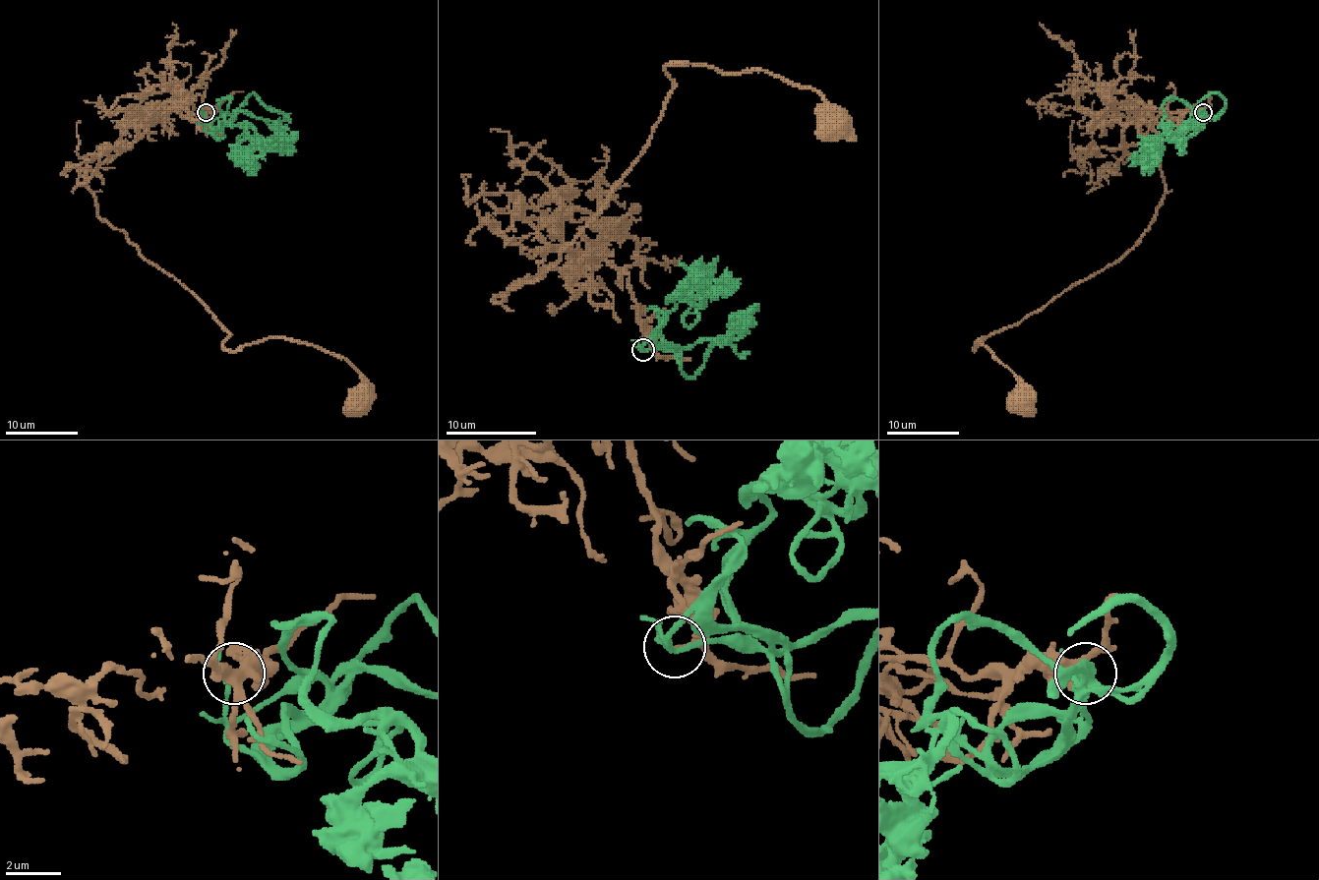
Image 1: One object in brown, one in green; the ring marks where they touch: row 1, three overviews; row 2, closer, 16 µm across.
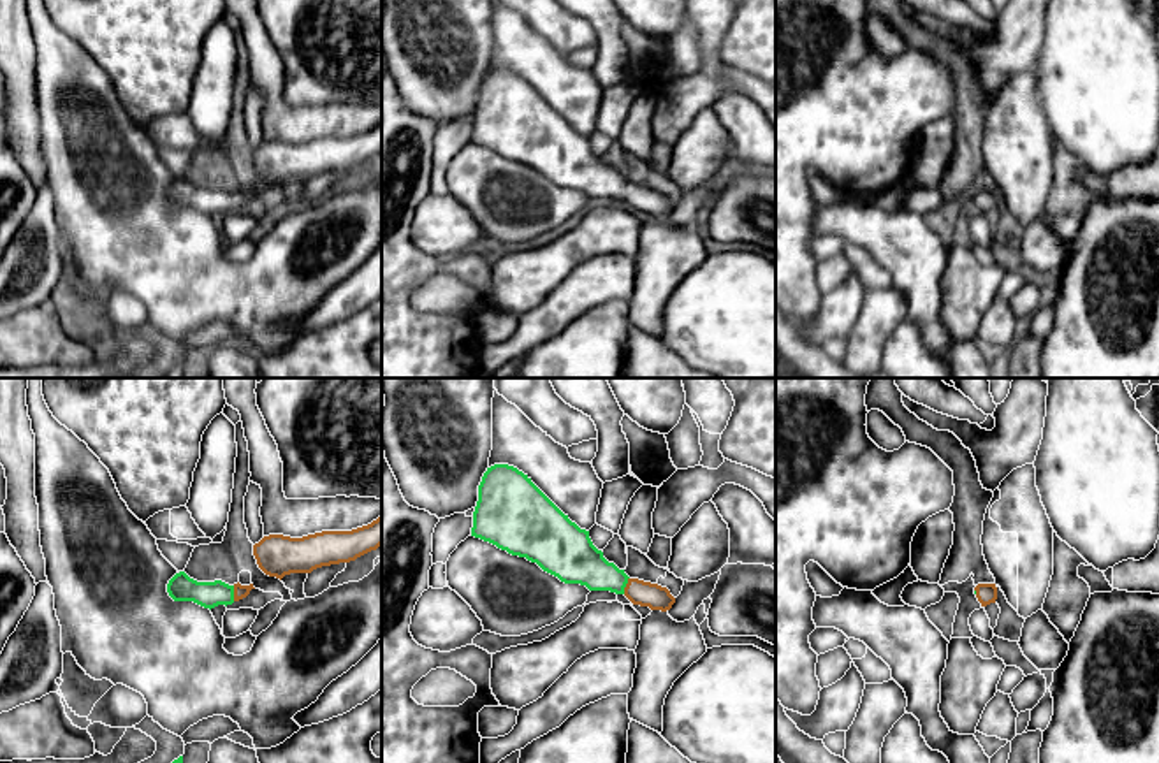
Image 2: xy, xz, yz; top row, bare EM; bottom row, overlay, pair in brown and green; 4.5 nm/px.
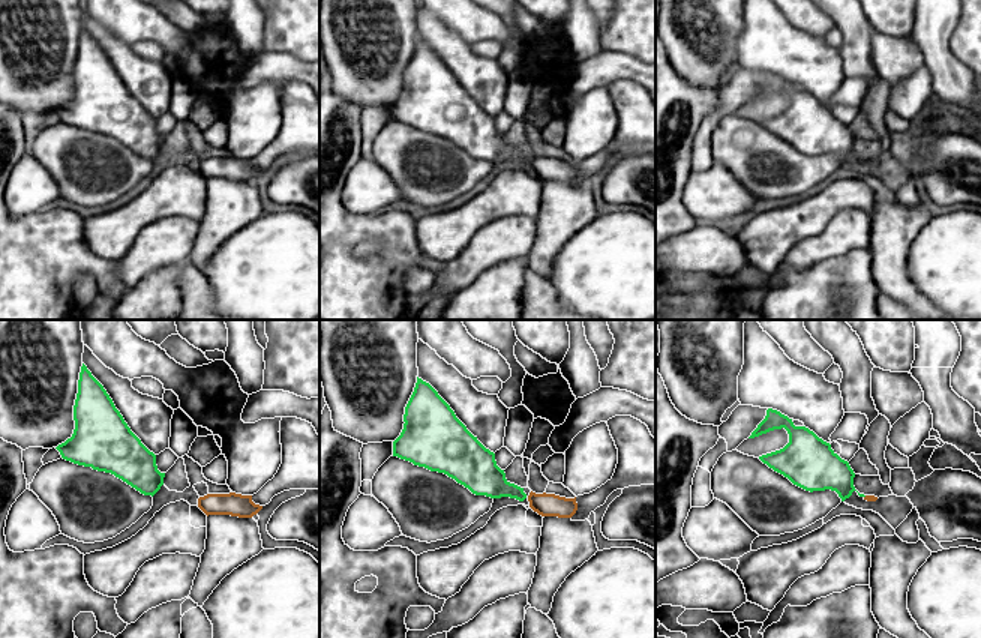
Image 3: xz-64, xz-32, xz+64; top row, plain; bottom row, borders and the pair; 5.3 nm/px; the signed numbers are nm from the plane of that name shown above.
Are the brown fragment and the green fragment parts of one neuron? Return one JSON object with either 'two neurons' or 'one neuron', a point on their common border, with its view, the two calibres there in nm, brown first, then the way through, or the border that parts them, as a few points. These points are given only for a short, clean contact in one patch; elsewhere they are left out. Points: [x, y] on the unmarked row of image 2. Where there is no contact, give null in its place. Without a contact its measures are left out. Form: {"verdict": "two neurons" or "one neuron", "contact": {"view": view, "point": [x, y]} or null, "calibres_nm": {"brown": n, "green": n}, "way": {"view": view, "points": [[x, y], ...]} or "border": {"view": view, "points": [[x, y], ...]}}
{"verdict": "two neurons", "contact": {"view": "xz", "point": [626, 192]}, "calibres_nm": {"brown": 120, "green": 200}}

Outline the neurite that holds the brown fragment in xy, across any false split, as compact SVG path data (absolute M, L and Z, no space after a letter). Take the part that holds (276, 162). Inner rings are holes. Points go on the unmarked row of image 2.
M382 123L352 137L322 137L303 144L264 142L253 151L259 174L276 185L350 169L382 151Z

